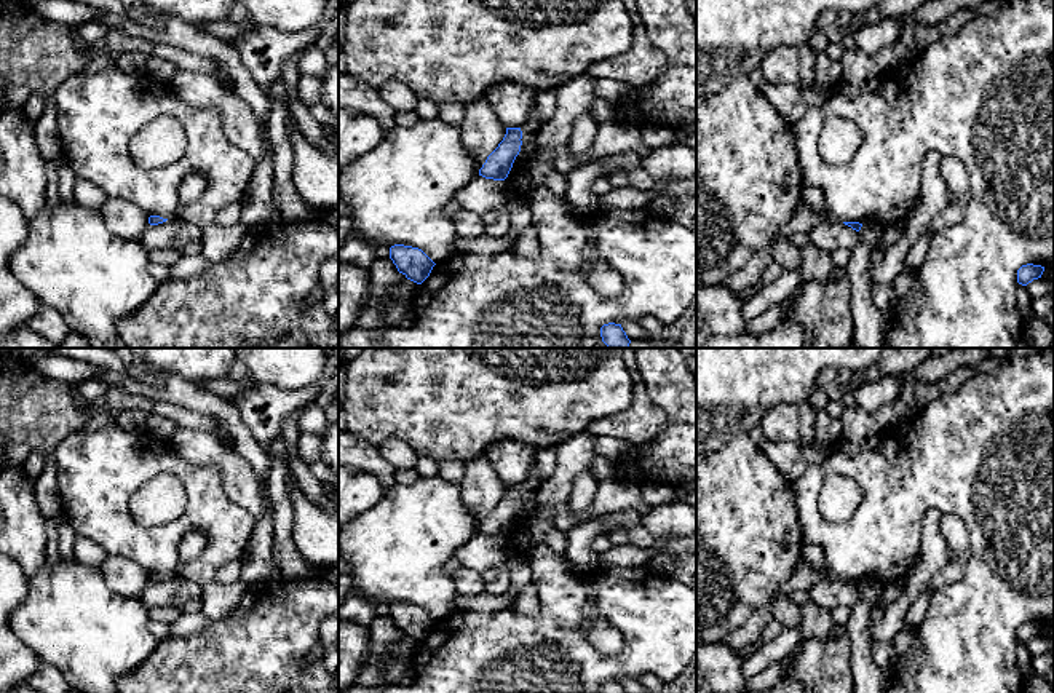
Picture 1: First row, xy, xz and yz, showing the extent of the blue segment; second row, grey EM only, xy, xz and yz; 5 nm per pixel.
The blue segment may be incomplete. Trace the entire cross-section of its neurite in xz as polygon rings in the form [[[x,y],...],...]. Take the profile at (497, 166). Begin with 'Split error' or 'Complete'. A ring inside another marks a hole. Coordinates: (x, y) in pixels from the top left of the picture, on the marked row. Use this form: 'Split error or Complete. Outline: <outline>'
Complete. Outline: [[[506,128],[506,134],[498,147],[487,156],[479,169],[479,176],[493,180],[505,180],[513,168],[522,145],[521,128]]]

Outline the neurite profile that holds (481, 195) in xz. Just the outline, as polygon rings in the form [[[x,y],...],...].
[[[477,176],[468,185],[457,190],[455,201],[463,211],[485,214],[492,209],[508,208],[511,200],[503,192],[503,180]]]

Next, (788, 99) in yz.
[[[765,83],[762,88],[765,97],[771,105],[790,123],[795,125],[806,115],[806,104],[803,101],[798,85],[789,83]]]

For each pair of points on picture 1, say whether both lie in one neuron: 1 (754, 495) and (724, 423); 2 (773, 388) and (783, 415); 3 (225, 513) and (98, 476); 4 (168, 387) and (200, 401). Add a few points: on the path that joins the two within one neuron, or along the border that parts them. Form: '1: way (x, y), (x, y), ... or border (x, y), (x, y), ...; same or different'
1: border (746, 431), (737, 433), (713, 451); different
2: border (797, 404), (772, 406), (757, 425); different
3: way (194, 481), (176, 465), (130, 465); same
4: way (176, 390), (192, 396); same

